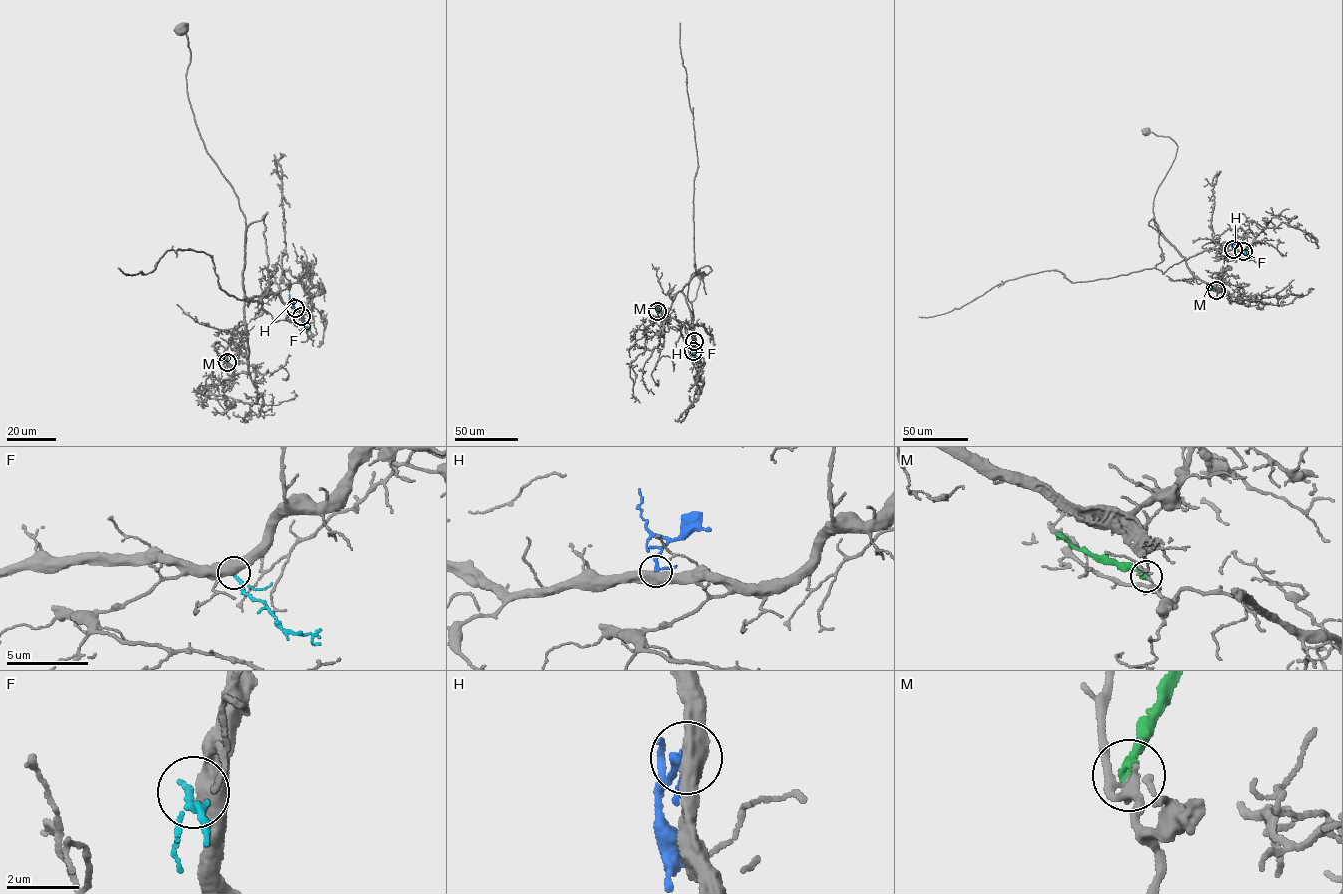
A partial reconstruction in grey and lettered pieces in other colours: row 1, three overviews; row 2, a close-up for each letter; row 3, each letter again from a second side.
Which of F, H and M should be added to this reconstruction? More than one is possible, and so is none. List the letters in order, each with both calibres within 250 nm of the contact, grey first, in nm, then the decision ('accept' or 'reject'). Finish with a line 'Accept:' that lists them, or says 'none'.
F: 550 nm thick on the grey side, 180 nm on the other; reject
H: 550 nm thick on the grey side, 160 nm on the other; accept
M: 180 nm thick on the grey side, 280 nm on the other; reject
Accept: H

